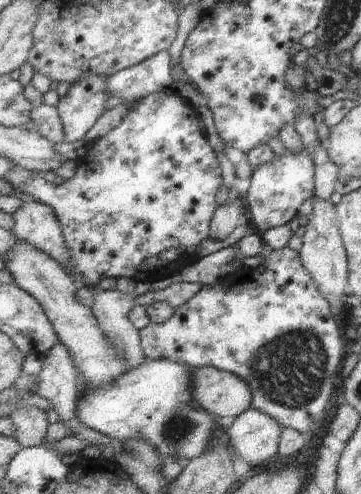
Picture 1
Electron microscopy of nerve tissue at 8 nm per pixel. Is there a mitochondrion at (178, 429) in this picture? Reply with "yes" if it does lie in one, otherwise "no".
yes

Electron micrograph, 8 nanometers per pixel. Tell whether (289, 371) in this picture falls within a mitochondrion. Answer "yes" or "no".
yes

